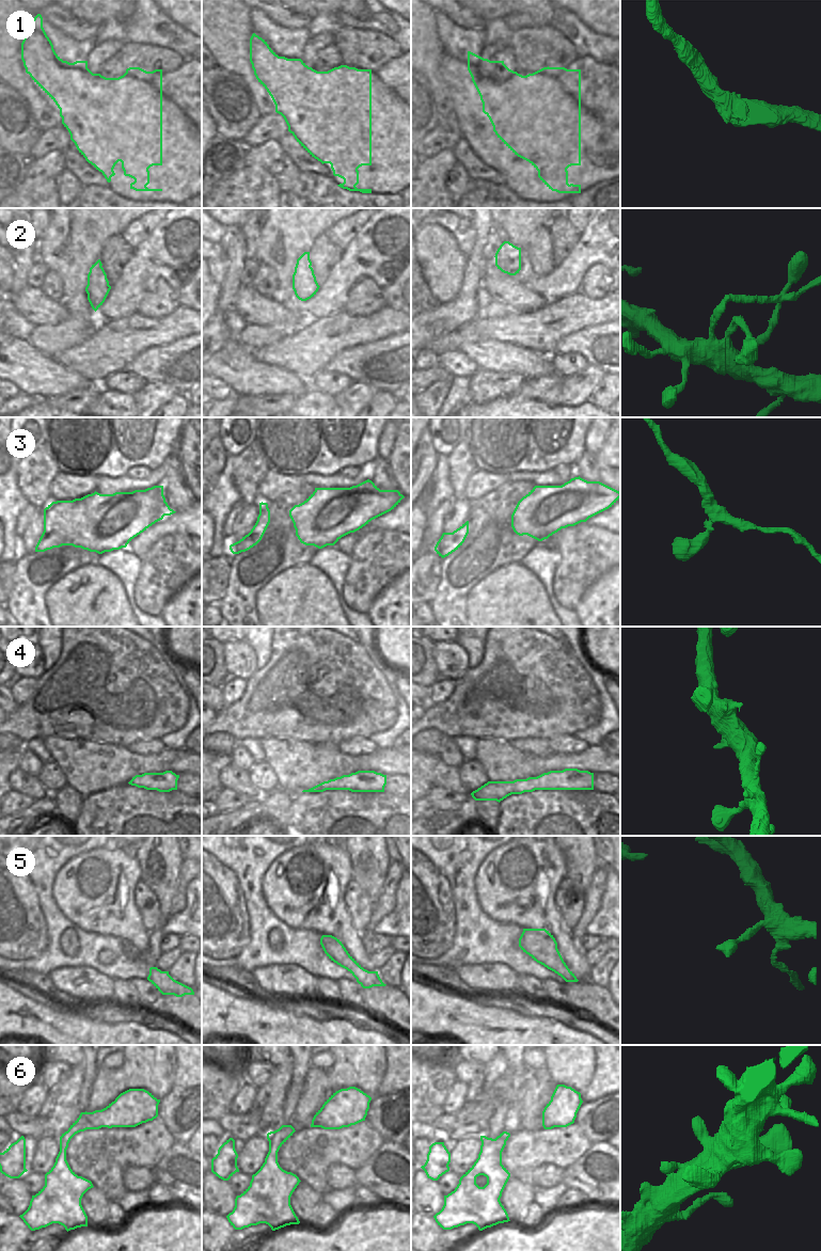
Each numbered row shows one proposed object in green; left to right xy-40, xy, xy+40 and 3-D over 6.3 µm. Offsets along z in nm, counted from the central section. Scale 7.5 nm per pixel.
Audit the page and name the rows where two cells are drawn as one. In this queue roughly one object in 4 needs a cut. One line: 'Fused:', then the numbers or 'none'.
Fused: 2

